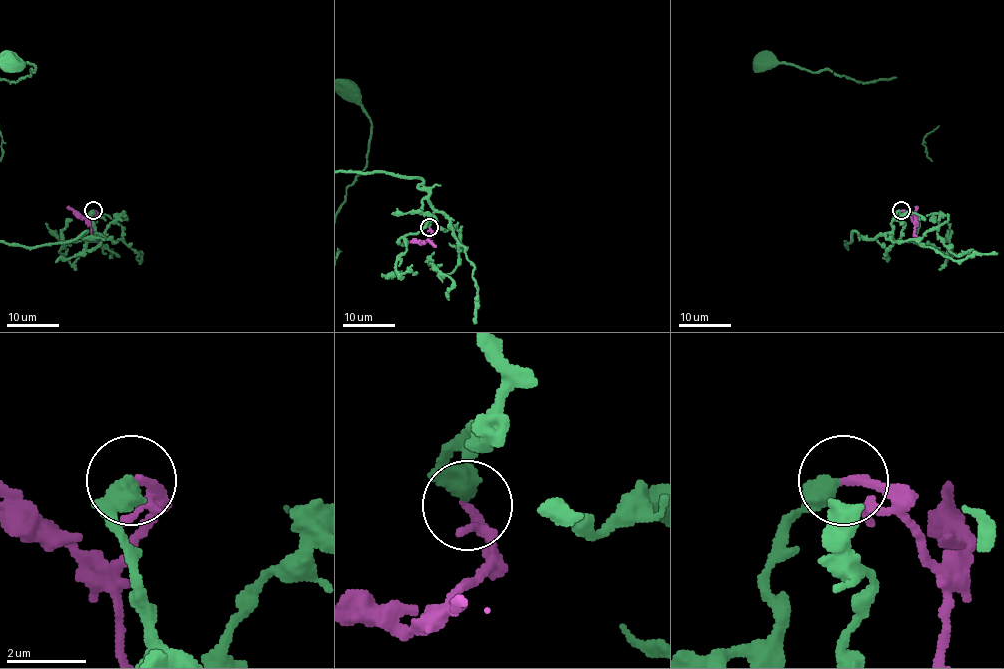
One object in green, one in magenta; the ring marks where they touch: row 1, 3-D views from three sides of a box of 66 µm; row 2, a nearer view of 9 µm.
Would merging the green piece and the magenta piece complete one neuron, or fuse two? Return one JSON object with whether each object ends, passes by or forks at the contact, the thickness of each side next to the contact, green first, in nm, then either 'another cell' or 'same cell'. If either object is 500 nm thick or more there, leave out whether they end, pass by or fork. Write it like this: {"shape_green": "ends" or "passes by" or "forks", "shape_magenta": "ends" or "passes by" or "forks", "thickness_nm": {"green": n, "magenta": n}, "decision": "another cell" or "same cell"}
{"thickness_nm": {"green": 550, "magenta": 240}, "decision": "same cell"}

